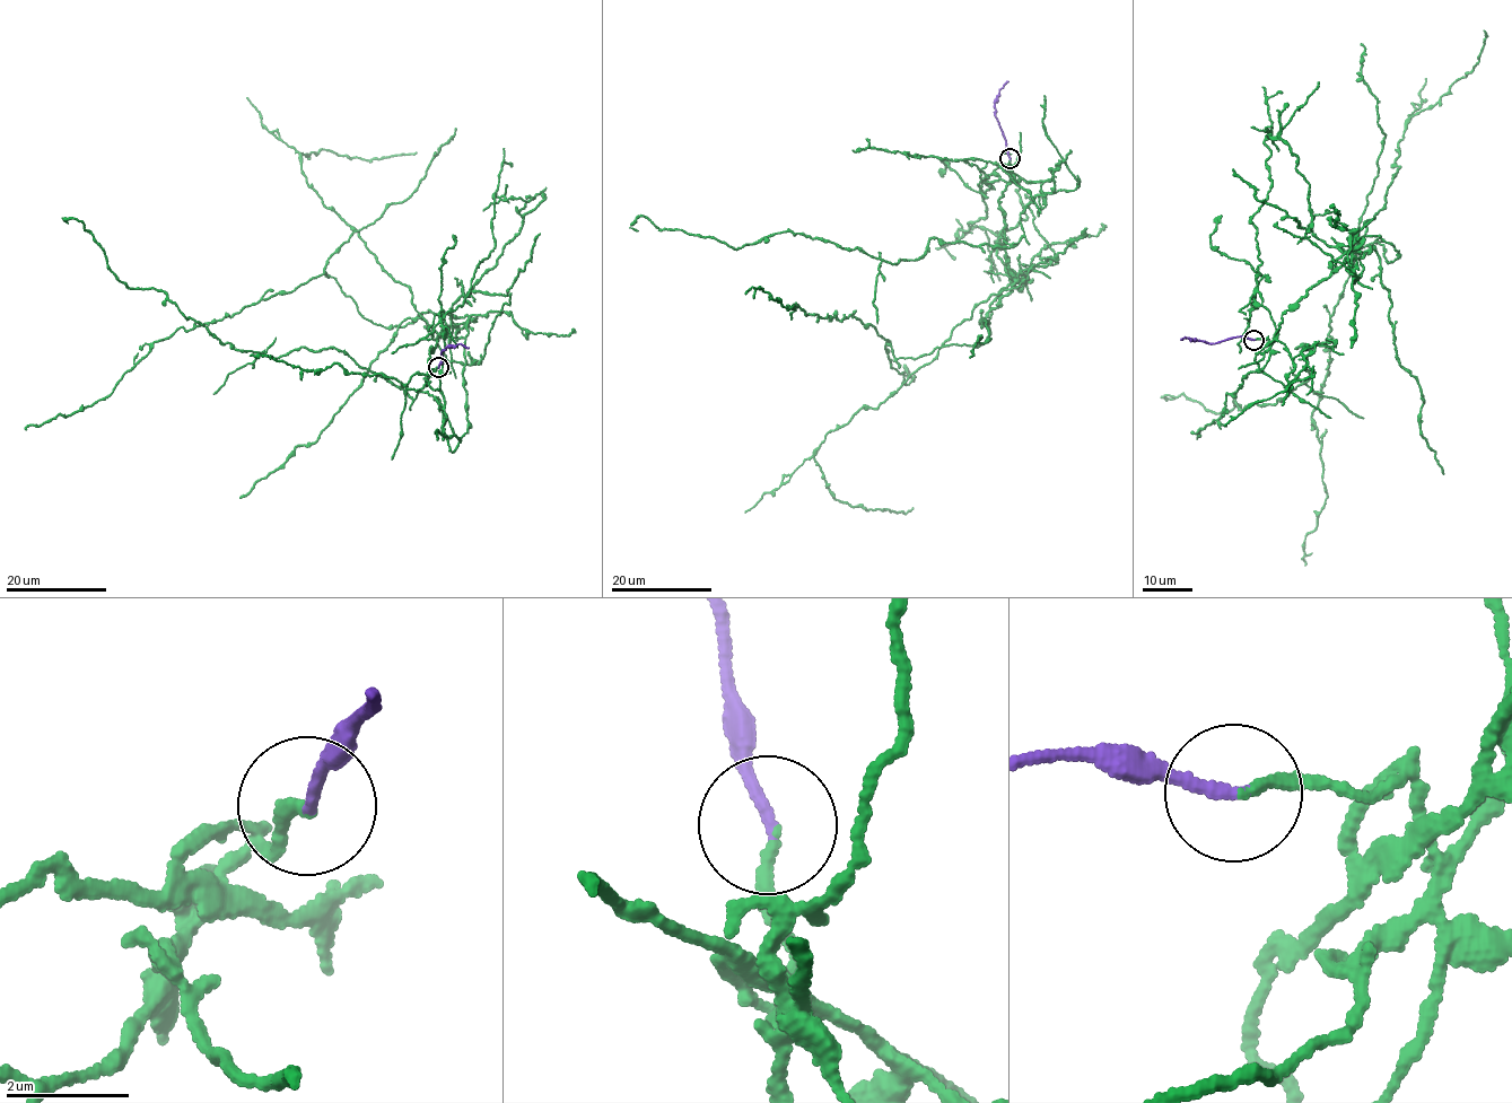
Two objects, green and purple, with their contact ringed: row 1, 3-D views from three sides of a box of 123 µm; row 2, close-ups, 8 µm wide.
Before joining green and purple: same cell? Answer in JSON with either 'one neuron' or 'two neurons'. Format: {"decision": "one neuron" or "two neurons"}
{"decision": "two neurons"}

